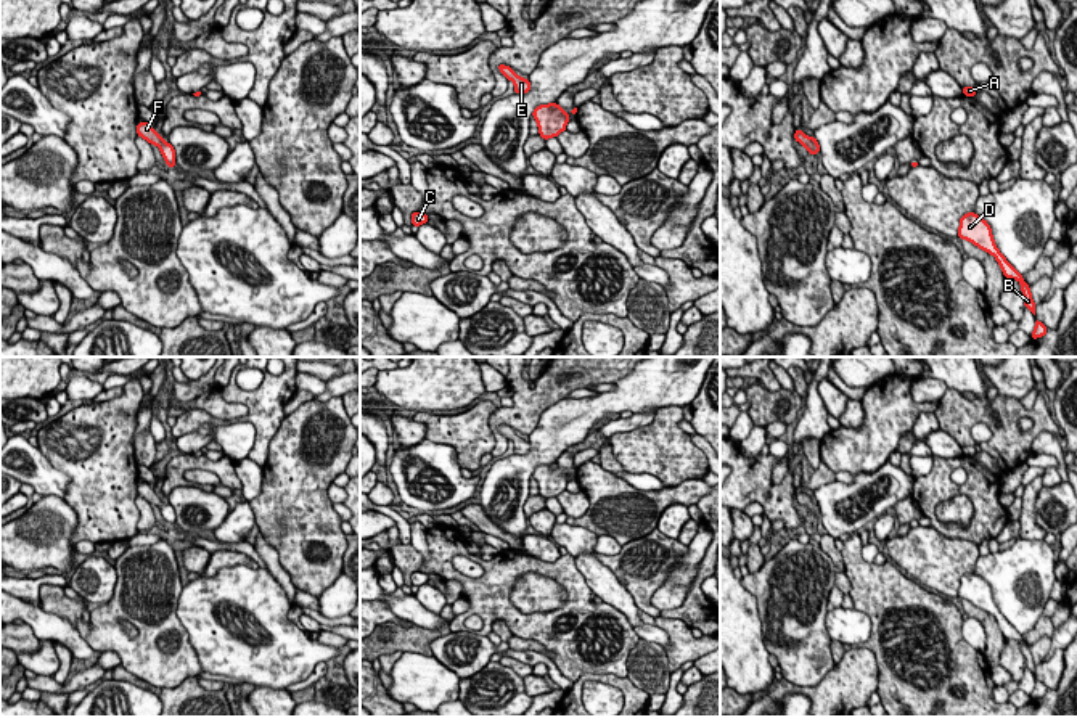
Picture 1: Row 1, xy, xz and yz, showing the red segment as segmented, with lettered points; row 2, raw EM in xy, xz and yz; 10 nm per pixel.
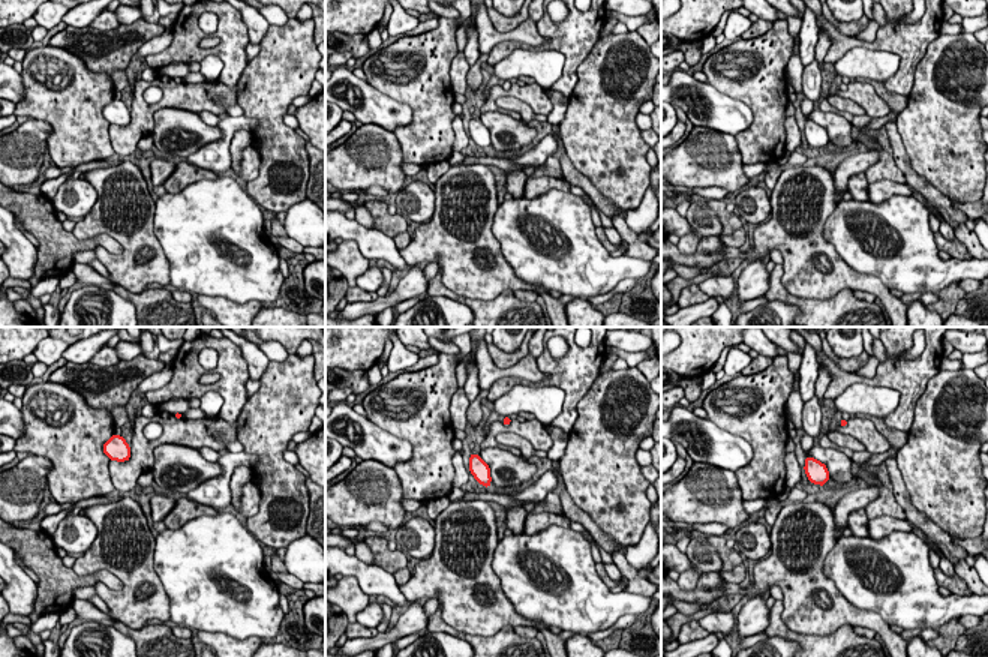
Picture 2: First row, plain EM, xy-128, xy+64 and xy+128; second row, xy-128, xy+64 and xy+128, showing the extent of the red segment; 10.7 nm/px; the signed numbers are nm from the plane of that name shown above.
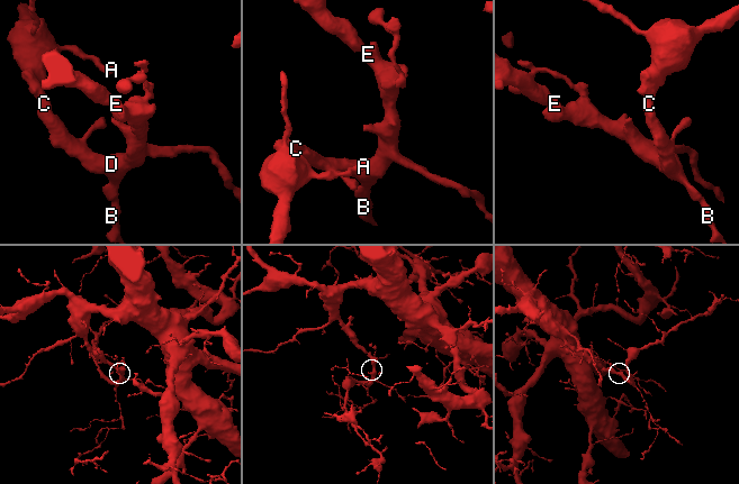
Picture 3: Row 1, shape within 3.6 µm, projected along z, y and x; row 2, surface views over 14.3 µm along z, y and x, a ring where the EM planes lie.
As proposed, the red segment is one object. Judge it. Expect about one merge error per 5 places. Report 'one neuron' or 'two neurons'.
one neuron

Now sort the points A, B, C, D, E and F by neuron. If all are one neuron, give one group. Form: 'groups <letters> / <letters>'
groups A B C D E F

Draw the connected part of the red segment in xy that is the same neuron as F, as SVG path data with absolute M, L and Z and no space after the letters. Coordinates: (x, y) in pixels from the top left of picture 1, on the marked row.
M149 122L137 124L137 135L145 138L148 143L156 145L167 164L167 167L175 167L175 150L170 143L166 143L162 135L158 135Z

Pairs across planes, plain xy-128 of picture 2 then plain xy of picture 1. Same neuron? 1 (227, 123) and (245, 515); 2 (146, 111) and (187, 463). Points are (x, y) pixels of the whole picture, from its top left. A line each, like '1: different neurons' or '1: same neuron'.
1: same neuron
2: same neuron

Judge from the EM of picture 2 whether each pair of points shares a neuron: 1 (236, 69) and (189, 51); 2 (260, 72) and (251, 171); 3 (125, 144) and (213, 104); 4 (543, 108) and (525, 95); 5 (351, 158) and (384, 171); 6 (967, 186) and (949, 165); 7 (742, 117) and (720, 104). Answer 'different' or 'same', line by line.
1: same
2: different
3: same
4: same
5: same
6: same
7: same

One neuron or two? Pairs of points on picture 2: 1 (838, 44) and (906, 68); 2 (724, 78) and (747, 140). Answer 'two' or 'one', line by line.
1: one
2: one

